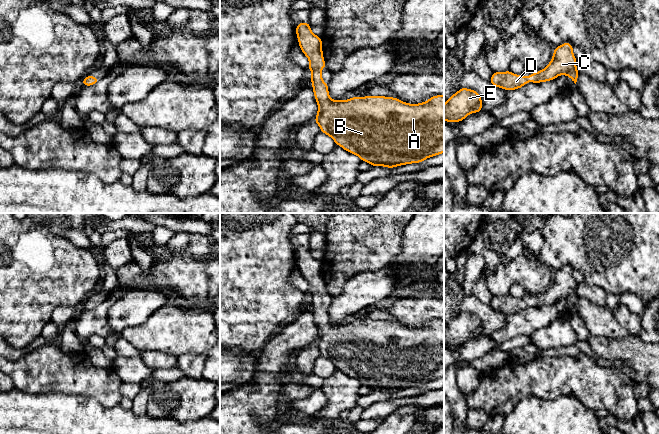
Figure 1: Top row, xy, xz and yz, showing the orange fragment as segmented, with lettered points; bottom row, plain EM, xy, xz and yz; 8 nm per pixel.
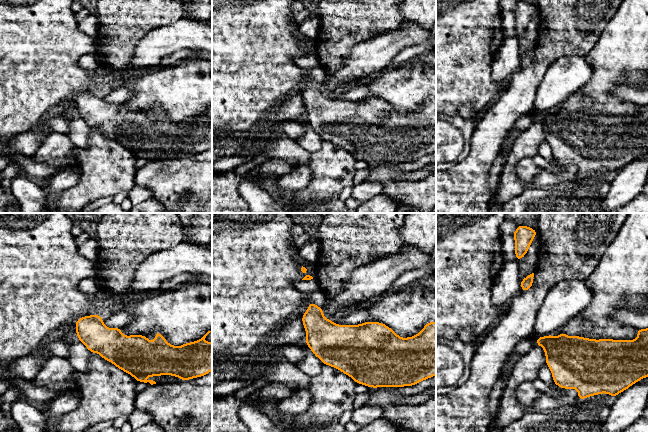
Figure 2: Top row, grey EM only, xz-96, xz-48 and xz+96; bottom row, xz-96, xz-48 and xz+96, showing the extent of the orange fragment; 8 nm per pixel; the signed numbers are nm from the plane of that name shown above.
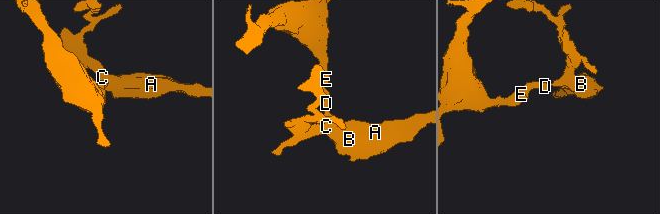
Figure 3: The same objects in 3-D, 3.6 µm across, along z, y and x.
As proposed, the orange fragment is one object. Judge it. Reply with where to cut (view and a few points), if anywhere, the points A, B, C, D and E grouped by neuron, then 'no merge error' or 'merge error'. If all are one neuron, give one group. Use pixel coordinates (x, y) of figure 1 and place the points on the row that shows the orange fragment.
cut none; groups A B C D E; no merge error

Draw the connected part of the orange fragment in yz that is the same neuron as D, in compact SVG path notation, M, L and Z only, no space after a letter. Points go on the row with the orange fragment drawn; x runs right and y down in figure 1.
M565 42L554 49L550 63L541 71L533 72L531 76L516 75L510 70L493 72L489 82L493 86L507 91L522 88L527 82L547 82L560 75L567 75L576 84L580 74L577 70L576 62L573 46L569 42Z

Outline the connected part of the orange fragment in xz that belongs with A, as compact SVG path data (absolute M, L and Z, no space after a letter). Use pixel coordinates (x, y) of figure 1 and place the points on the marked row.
M310 23L296 25L296 35L301 51L309 59L311 84L318 104L314 122L322 133L330 136L336 145L357 155L372 167L395 168L421 163L429 157L444 153L444 95L435 95L423 103L410 104L395 97L356 96L348 100L331 100L328 83L323 82L321 69L326 68L322 39L310 28Z

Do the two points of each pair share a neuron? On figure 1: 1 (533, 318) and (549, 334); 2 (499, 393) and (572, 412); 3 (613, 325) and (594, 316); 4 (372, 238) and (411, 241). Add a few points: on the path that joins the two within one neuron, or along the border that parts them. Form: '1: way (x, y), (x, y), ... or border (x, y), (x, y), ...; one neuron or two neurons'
1: border (563, 316), (558, 316), (539, 327), (529, 336); two neurons
2: border (546, 399), (526, 396), (506, 416); two neurons
3: way (608, 325), (599, 320); one neuron
4: border (408, 223), (403, 233), (402, 250), (390, 260); two neurons

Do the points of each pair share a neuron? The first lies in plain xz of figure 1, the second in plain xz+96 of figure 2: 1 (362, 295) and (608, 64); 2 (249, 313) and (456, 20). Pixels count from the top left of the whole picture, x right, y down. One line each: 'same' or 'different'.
1: different
2: same

